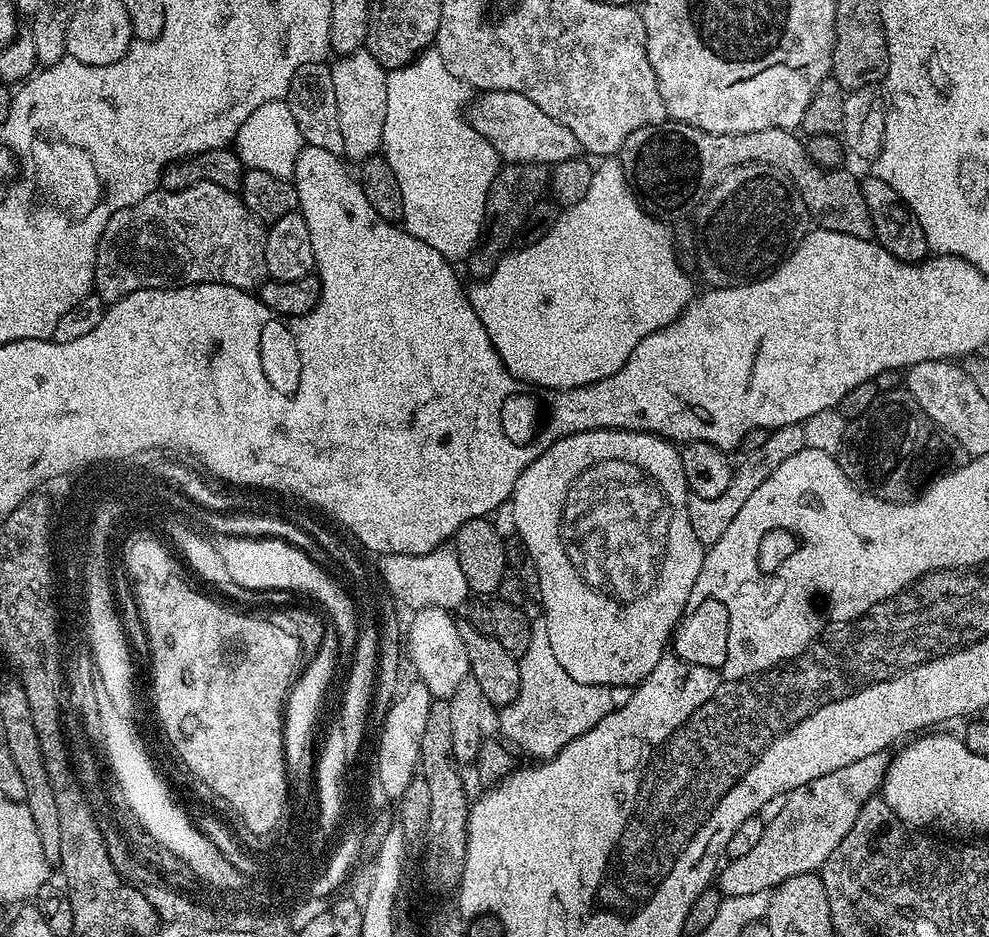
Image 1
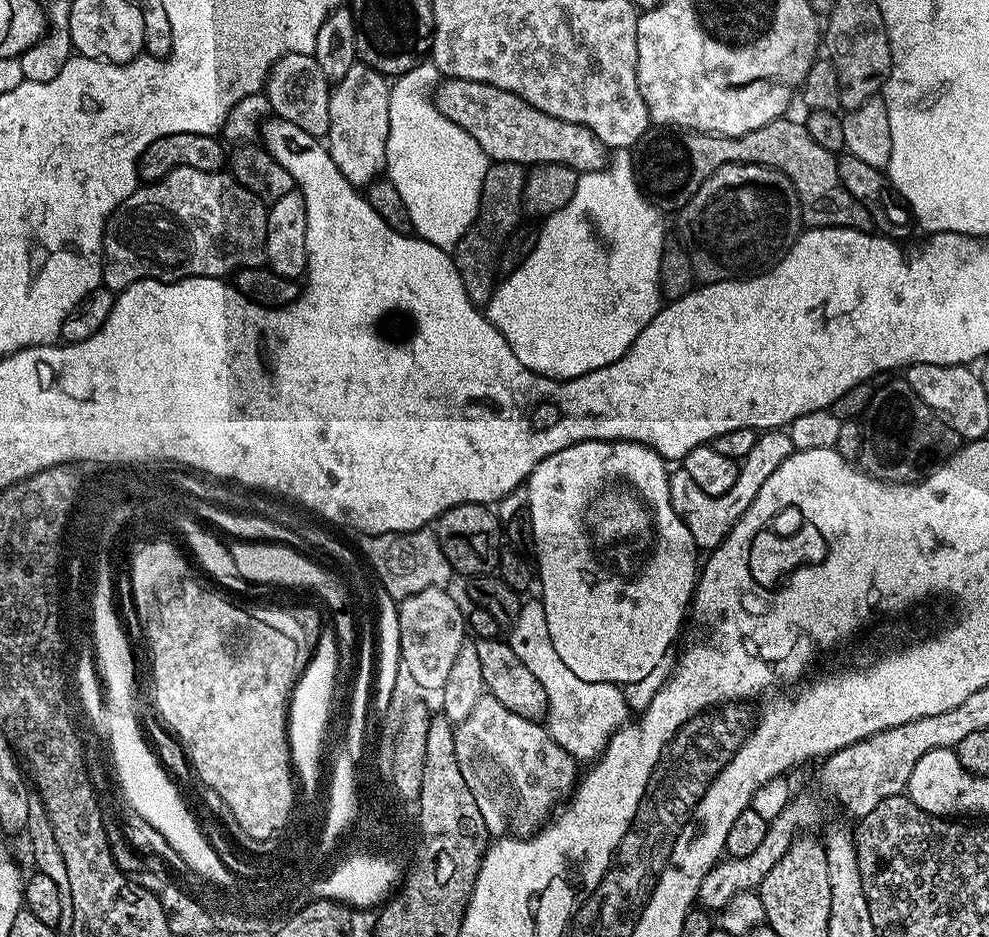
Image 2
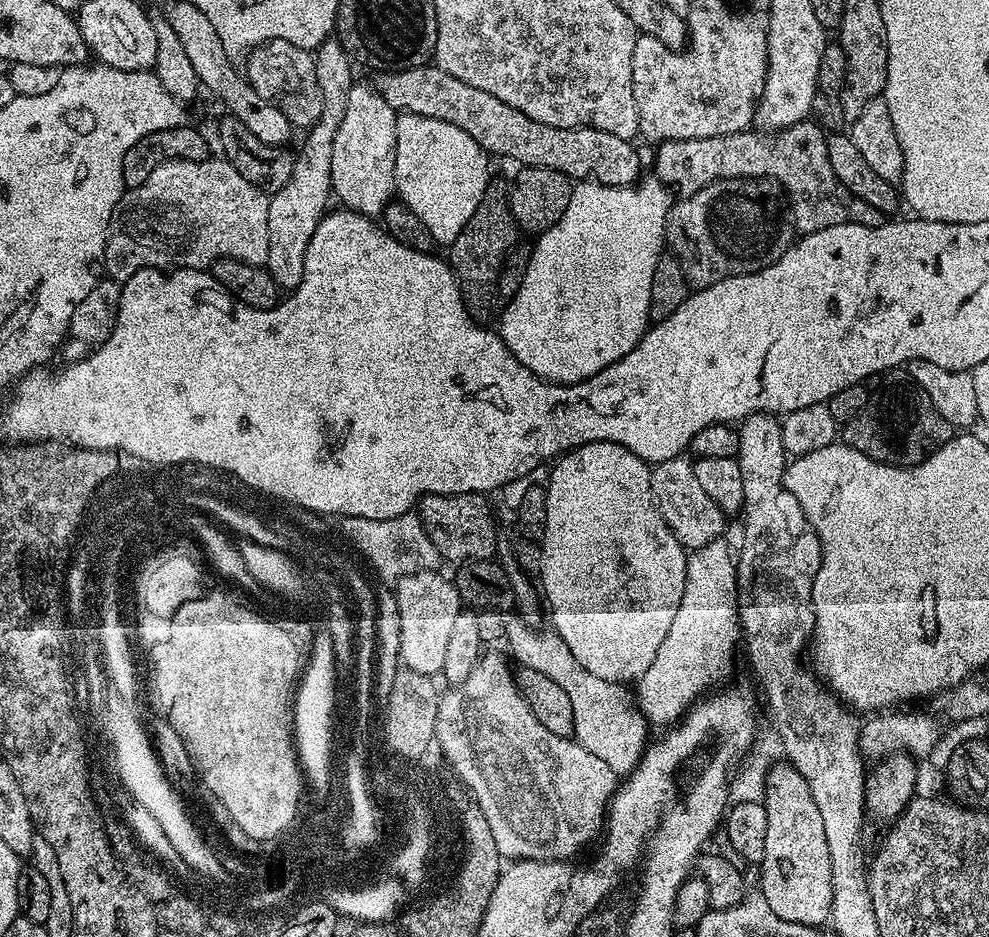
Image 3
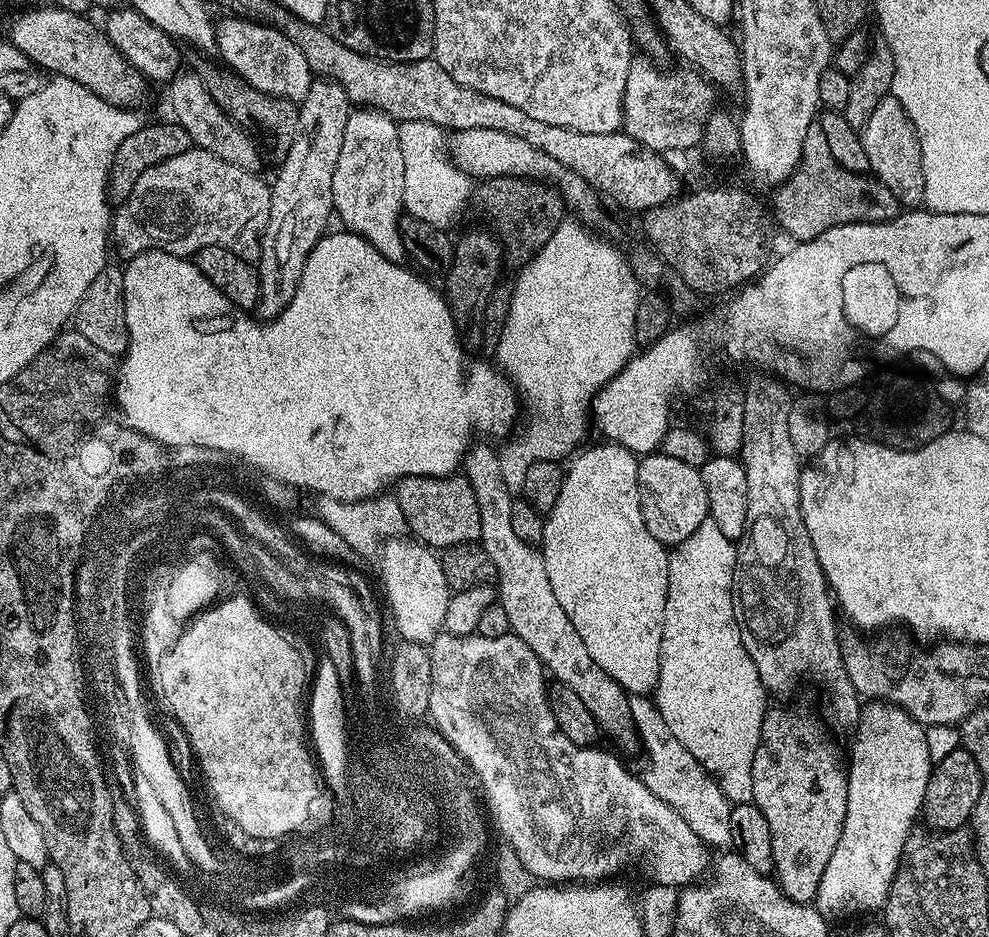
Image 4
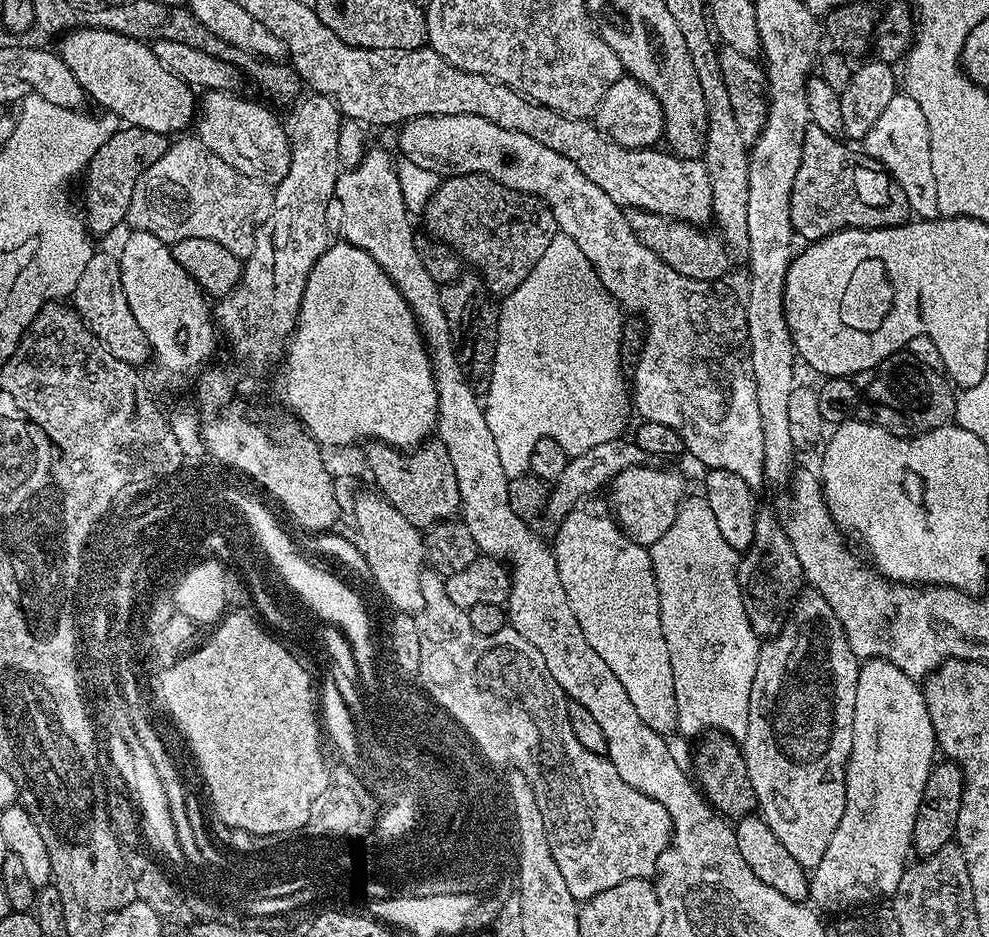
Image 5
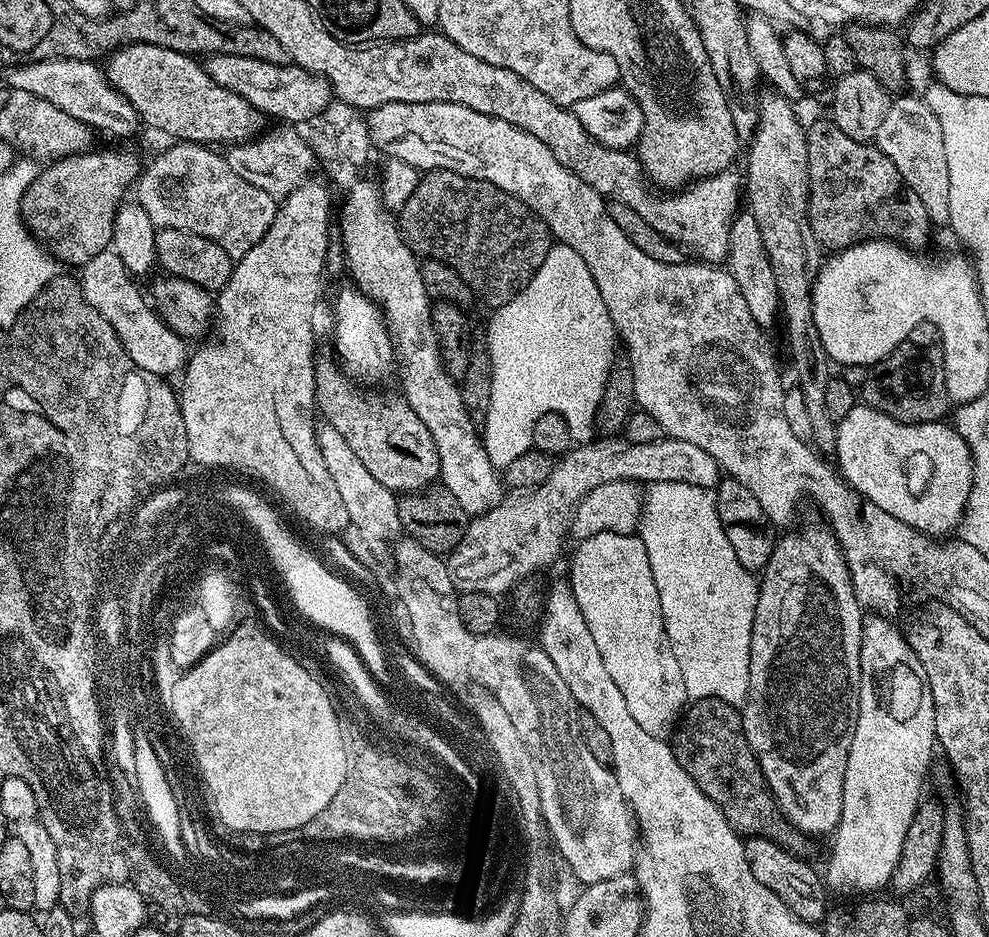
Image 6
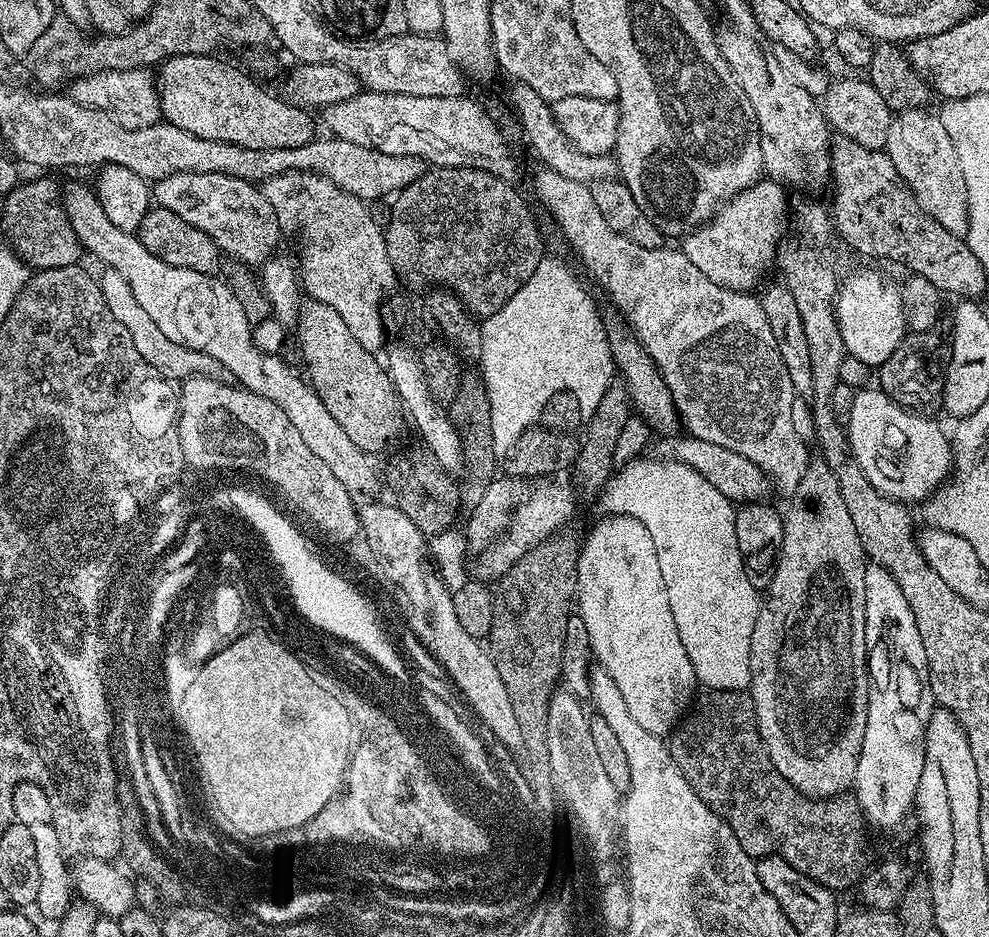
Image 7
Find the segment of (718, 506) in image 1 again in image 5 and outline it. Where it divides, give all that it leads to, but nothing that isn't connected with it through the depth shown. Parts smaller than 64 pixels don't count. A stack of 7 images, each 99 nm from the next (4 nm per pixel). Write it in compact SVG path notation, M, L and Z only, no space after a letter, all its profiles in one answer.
M649 462L630 466L630 470L622 470L622 474L618 474L610 485L610 512L620 525L620 531L647 549L651 549L652 544L658 542L658 538L662 538L670 526L674 526L674 518L686 499L683 478L672 468L655 468L654 464Z

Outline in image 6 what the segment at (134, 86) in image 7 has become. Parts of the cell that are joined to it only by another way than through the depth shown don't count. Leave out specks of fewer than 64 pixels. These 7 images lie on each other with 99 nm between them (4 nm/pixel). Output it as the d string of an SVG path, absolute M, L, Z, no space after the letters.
M37 58L7 69L2 80L11 90L26 90L26 94L38 94L38 98L46 98L50 106L66 110L70 118L78 118L97 133L109 132L112 136L134 135L142 128L141 118L134 110L134 106L108 80L101 65L99 68L88 60L80 59Z

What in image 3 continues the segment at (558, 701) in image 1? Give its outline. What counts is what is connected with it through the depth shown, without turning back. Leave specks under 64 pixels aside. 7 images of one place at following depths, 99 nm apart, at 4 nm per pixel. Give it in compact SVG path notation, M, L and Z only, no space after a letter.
M512 618L509 619L506 626L506 634L508 635L506 647L512 651L513 657L511 656L511 659L517 665L525 668L536 668L539 673L545 674L546 677L557 682L558 686L569 695L570 704L574 711L575 730L573 735L576 742L592 754L597 755L602 762L614 769L618 776L626 776L632 772L639 764L650 738L648 737L650 725L636 705L633 691L627 685L610 683L606 679L598 678L596 674L591 674L574 658L573 654L570 653L570 648L562 642L560 637L553 633L539 632L538 629L531 628L526 621Z

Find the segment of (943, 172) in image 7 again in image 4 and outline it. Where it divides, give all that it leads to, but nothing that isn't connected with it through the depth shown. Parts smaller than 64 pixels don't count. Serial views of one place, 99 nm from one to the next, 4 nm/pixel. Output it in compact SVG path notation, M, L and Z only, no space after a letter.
M889 94L882 98L882 102L878 102L878 106L874 106L874 114L870 114L860 132L860 141L866 150L871 175L882 181L886 190L890 190L890 194L894 194L896 201L905 209L919 209L924 204L920 143L914 126L906 110L902 110L898 98Z

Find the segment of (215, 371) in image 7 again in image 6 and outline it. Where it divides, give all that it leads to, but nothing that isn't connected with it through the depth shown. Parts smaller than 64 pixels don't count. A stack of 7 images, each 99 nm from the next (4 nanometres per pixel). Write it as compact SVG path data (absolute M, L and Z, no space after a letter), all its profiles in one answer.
M109 250L90 258L90 262L79 269L78 279L86 302L90 302L90 306L94 306L94 310L98 310L98 314L102 314L110 326L114 326L114 332L118 334L126 354L130 354L139 368L165 378L172 378L175 372L177 375L183 369L190 355L189 345L184 337L161 320L159 311L149 303L146 296L144 301L144 296L136 285L139 283L126 270L116 251Z

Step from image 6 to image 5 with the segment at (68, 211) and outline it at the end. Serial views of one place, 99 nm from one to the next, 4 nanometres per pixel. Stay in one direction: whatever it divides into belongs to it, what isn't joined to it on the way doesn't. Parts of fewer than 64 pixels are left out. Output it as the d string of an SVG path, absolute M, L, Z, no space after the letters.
M124 126L121 129L121 132L120 129L113 131L108 141L96 151L94 158L90 158L88 167L82 173L82 181L84 180L82 212L86 217L86 227L93 237L108 236L120 223L123 225L127 221L130 198L134 198L134 186L138 182L138 178L146 169L154 166L154 162L158 162L158 158L162 158L162 154L166 154L170 143L169 137L158 134L154 130L142 130L131 126Z

